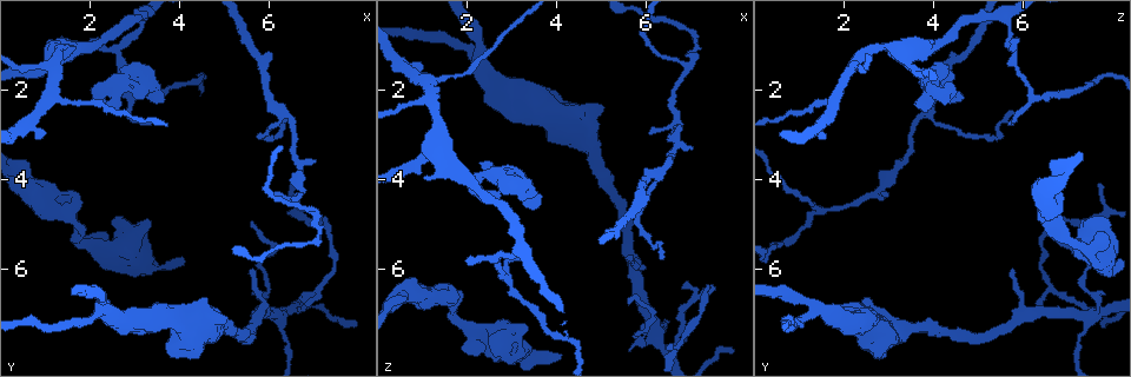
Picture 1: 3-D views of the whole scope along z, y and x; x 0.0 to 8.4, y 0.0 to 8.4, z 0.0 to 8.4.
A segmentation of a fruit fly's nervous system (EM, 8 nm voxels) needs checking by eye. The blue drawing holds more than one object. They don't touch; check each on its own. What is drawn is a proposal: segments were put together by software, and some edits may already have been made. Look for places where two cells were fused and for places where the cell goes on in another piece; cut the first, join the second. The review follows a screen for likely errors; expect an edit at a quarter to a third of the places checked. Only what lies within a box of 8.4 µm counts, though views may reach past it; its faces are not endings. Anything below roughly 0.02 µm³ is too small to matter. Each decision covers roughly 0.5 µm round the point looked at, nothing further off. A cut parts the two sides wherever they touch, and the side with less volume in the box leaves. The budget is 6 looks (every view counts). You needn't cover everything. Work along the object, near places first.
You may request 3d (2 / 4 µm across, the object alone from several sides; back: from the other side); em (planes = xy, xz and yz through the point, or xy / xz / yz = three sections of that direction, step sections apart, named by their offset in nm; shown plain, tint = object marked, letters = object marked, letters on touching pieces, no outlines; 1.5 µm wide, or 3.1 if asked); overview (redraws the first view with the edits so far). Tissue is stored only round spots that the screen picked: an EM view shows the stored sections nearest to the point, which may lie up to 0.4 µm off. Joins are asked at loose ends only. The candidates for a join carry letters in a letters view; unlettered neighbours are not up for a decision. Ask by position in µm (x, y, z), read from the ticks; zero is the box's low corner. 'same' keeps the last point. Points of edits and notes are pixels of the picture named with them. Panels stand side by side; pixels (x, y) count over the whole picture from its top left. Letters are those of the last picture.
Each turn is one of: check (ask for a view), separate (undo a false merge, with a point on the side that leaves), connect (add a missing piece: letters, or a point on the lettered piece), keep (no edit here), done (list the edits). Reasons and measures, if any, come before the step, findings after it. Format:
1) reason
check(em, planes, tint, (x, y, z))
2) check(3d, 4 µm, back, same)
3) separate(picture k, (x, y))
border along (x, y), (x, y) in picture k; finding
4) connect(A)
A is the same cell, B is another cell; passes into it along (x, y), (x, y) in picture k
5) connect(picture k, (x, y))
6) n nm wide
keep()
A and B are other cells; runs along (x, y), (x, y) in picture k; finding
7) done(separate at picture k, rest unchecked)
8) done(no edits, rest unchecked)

free end
check(3d, 4 µm, (1.75, 4.30, 6.45))

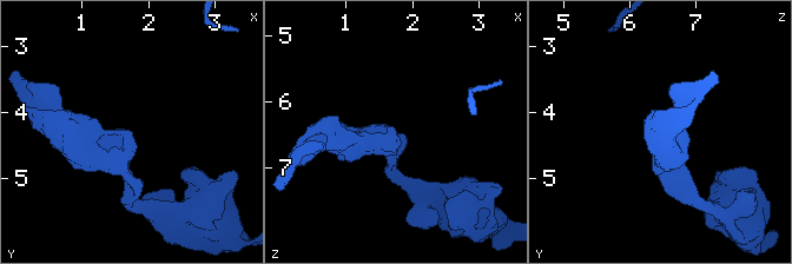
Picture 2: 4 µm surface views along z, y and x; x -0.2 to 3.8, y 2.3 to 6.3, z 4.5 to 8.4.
check(em, yz, step 8, letters, (1.70, 4.35, 6.50))

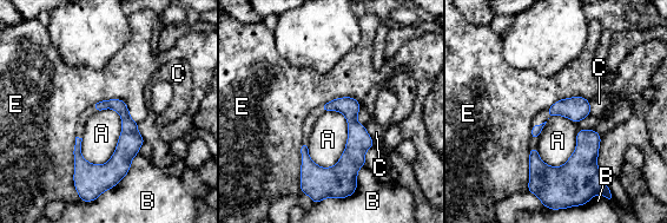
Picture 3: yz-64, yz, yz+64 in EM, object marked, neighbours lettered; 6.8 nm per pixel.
keep()
A, B, C and E are other cells; runs along (349, 99), (354, 155), (319, 179) in picture 3; no lettered piece goes on from it

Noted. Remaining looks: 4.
a fork
check(3d, 4 µm, (2.75, 5.75, 7.85))

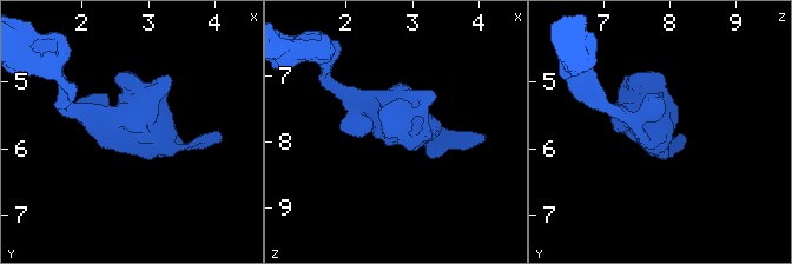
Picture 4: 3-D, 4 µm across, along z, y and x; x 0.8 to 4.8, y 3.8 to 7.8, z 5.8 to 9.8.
shape alone is not enough
check(em, planes, letters, (2.80, 5.75, 7.85))

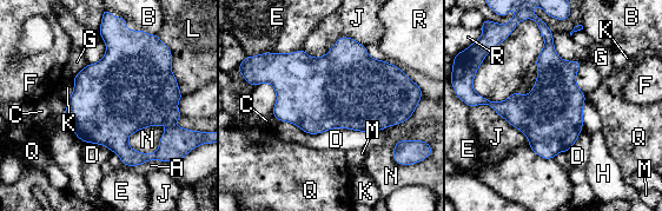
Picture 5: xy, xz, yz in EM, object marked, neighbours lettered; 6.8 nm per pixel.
440 nm wide
keep()
A, B, C, D, E, F, G, H, J, K, L, M, N, Q and R are other cells; border along (278, 120), (309, 133), (381, 131) in picture 5; one cell here

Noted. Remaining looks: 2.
a fork
check(em, xz, step 8, letters, (2.95, 1.55, 4.15))

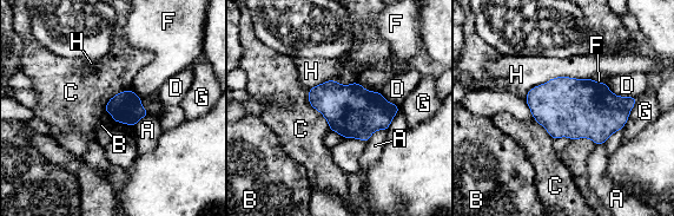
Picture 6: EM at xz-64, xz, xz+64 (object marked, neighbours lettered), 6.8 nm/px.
220 nm wide; H touches over 480 nm
keep()
A, B, C, D, F, G and H are other cells; all the same cell

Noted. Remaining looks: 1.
done(no edits, rest unchecked)

